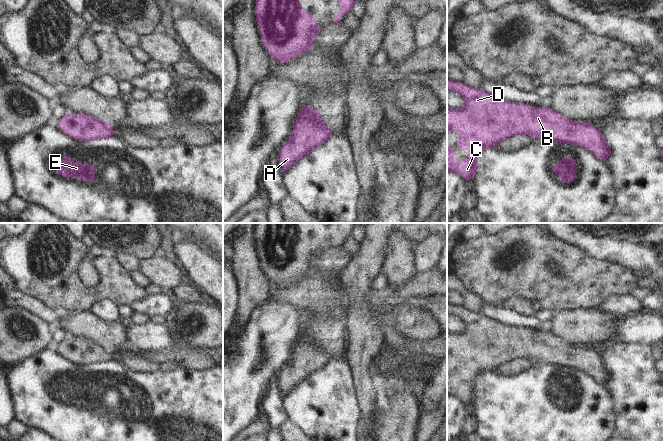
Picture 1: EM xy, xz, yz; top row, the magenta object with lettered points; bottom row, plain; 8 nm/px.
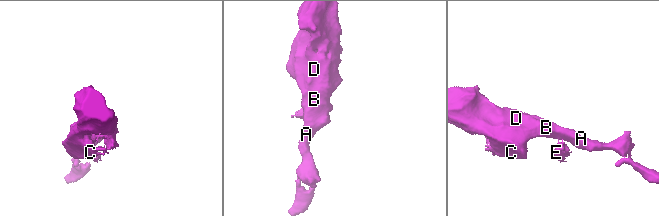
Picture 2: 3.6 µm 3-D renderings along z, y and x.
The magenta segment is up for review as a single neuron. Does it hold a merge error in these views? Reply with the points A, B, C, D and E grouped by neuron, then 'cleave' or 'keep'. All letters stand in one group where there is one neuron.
A B C D / E | cleave

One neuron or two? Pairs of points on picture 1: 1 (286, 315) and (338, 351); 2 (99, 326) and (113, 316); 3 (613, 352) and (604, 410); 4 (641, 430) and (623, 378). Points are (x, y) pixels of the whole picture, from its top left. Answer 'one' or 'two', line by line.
1: one
2: two
3: two
4: one

